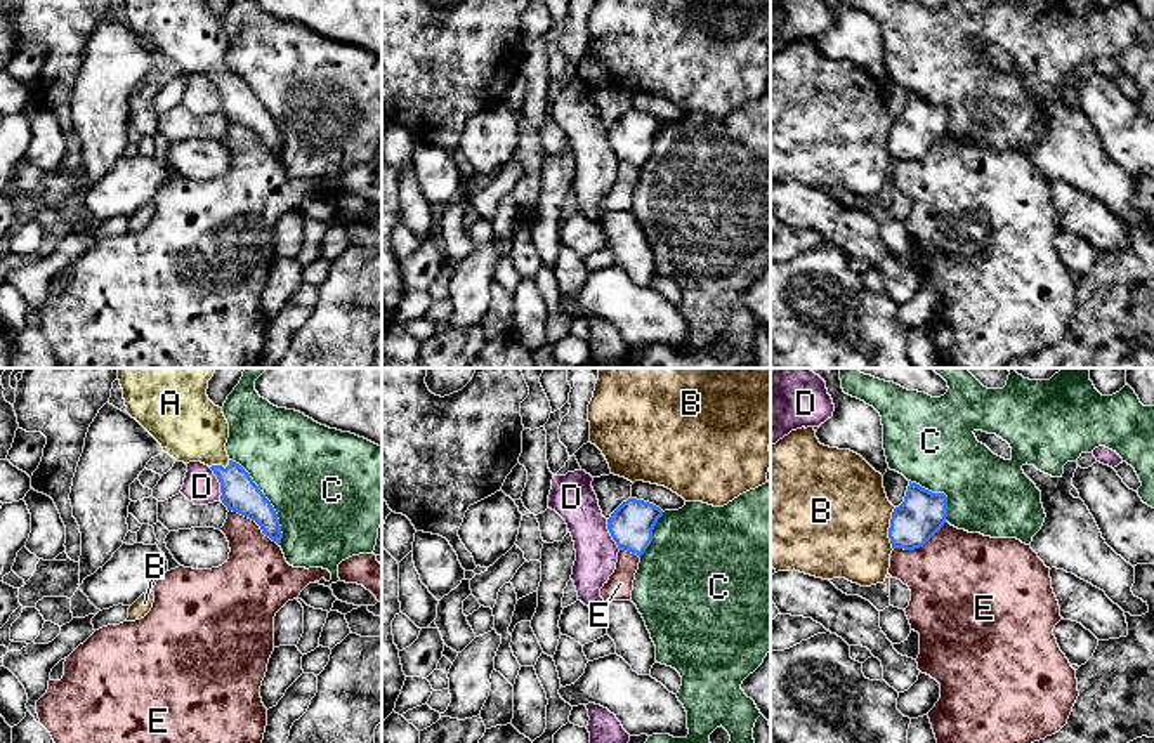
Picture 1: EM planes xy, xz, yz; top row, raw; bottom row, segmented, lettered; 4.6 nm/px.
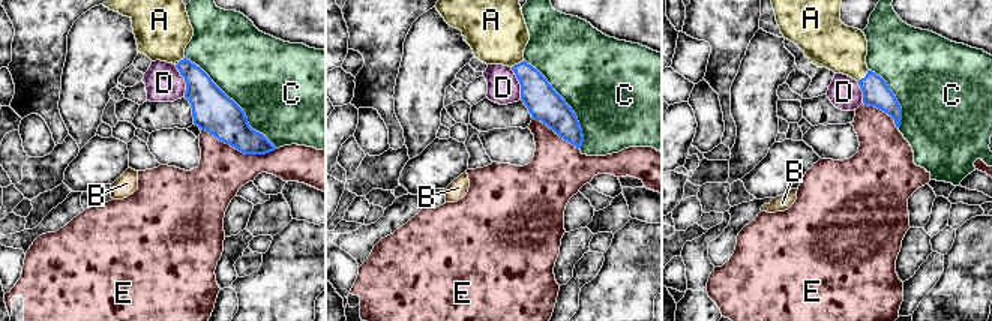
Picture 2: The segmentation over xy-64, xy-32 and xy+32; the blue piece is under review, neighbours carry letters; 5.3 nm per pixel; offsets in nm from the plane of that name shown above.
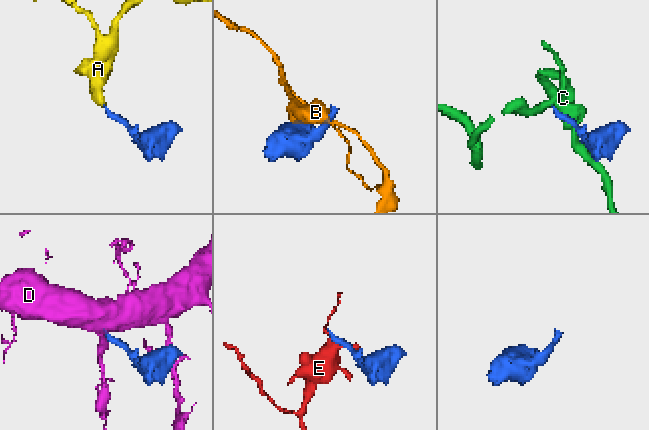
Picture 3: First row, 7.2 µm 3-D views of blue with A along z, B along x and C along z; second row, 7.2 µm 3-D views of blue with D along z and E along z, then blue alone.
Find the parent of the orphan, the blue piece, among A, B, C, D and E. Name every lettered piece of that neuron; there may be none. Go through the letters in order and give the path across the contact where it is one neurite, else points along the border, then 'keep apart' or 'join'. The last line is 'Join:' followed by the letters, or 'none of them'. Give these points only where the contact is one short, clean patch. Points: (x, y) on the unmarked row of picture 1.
A: across xy (240, 105), (235, 91), (221, 77), (209, 58), (190, 39) | join
B: keep apart
C: keep apart
D: keep apart
E: keep apart
Join: A

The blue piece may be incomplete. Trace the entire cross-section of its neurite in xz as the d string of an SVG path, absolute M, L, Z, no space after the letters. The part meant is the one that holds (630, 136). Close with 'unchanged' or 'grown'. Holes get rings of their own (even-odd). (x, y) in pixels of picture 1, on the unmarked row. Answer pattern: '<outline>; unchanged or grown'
M628 109L607 130L607 141L620 161L639 168L652 153L652 141L663 122L649 113Z; unchanged

